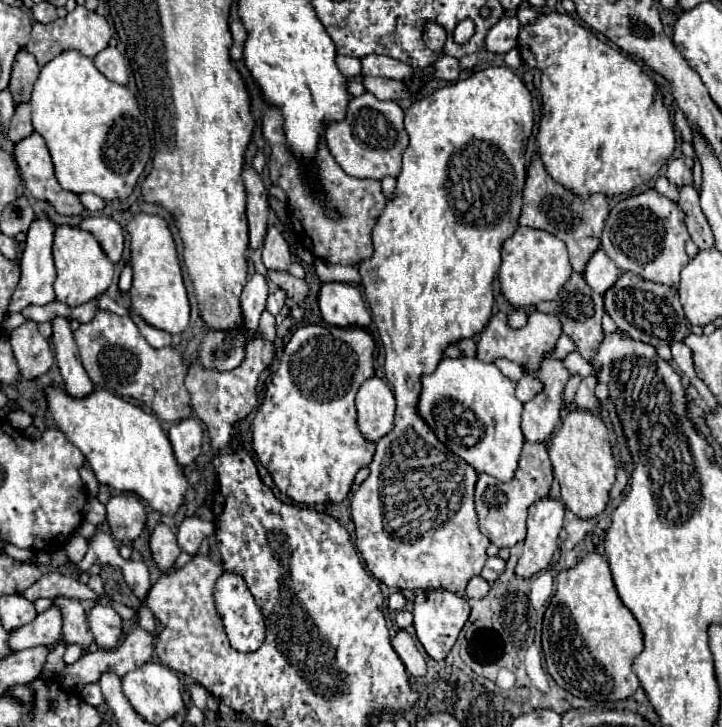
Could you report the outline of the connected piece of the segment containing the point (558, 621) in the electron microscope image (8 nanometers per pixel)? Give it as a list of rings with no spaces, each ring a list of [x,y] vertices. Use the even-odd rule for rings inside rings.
[[[599,553],[585,555],[573,569],[557,575],[557,591],[543,619],[543,651],[549,675],[575,697],[613,703],[637,691],[633,659],[643,651],[643,633],[619,599],[609,563]]]

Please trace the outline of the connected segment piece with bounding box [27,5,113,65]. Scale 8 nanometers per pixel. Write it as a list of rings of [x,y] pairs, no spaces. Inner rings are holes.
[[[77,5],[75,11],[67,13],[67,17],[63,17],[63,19],[55,19],[53,23],[47,23],[47,25],[35,23],[33,31],[31,31],[31,41],[27,43],[27,49],[35,55],[39,65],[49,63],[53,57],[57,57],[61,51],[67,51],[67,49],[81,51],[83,55],[93,59],[99,51],[103,51],[109,45],[111,35],[113,35],[111,27],[103,15],[97,15],[95,11],[85,9],[83,5]]]

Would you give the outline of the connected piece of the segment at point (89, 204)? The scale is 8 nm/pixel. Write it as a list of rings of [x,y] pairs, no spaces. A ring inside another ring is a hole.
[[[81,193],[81,195],[77,195],[77,197],[79,197],[79,201],[83,203],[83,207],[85,207],[87,211],[91,211],[91,213],[101,211],[101,209],[107,205],[101,197],[97,197],[97,195],[93,195],[93,193]]]

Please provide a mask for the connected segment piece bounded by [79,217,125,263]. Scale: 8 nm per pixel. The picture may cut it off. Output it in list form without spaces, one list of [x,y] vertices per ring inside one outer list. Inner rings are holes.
[[[89,217],[89,219],[83,219],[83,223],[79,227],[87,229],[95,235],[95,239],[99,241],[99,245],[103,247],[103,251],[107,253],[107,257],[113,263],[117,263],[121,259],[125,239],[123,239],[123,229],[115,219],[111,219],[111,217]]]

